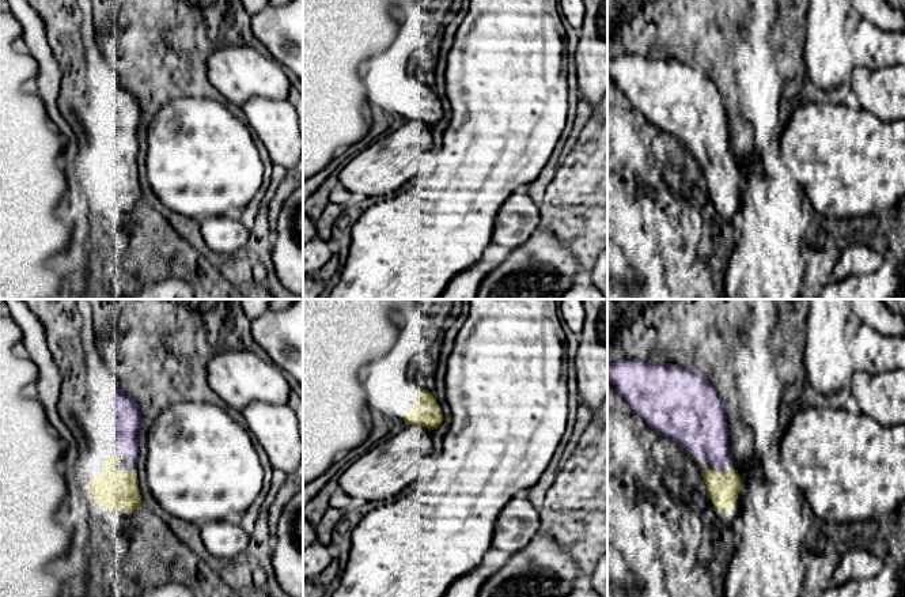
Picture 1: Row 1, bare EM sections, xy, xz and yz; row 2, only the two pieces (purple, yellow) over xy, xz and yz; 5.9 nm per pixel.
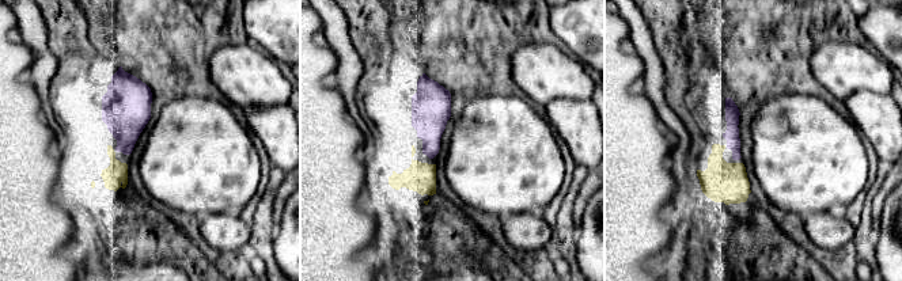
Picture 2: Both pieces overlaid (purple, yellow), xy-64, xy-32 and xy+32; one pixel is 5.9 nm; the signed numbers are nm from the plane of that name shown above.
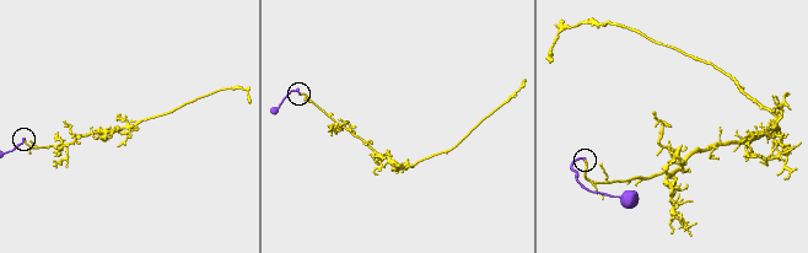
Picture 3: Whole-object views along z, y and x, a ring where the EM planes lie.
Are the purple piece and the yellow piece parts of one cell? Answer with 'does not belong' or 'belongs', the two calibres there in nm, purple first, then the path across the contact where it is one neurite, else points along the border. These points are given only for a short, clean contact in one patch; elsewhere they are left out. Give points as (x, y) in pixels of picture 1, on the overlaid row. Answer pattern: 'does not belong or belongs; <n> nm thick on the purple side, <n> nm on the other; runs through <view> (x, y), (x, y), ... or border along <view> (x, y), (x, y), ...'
belongs; 140 nm thick on the purple side, 240 nm on the other; runs through xy (127, 427), (129, 469), (128, 479), (118, 490)

